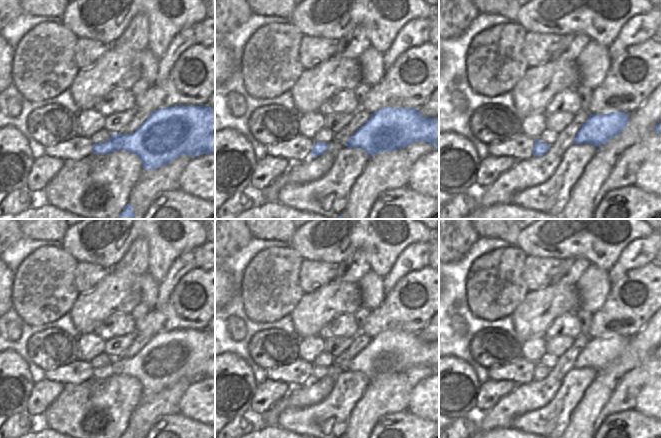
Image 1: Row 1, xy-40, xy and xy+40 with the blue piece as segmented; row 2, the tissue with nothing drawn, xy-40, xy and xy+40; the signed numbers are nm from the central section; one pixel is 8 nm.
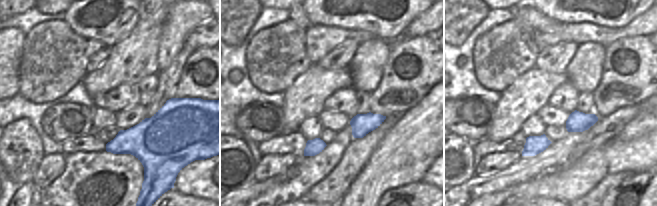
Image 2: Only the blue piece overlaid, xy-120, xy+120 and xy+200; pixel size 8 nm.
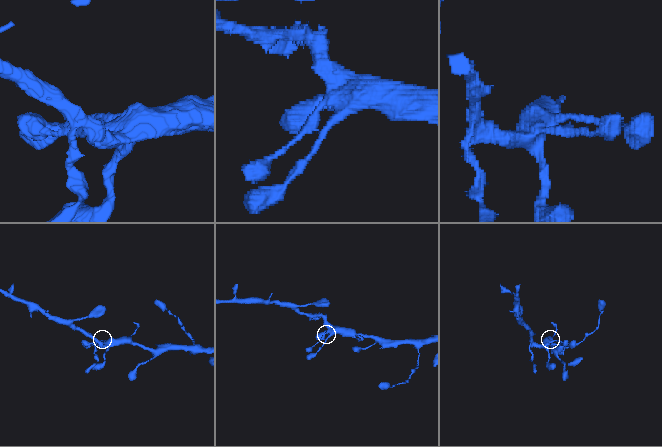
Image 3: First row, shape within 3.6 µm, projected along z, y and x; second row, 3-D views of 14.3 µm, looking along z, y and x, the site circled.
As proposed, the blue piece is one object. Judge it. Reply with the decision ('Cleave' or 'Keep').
Keep

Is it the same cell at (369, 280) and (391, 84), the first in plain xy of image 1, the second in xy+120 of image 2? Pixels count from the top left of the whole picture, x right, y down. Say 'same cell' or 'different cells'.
different cells

